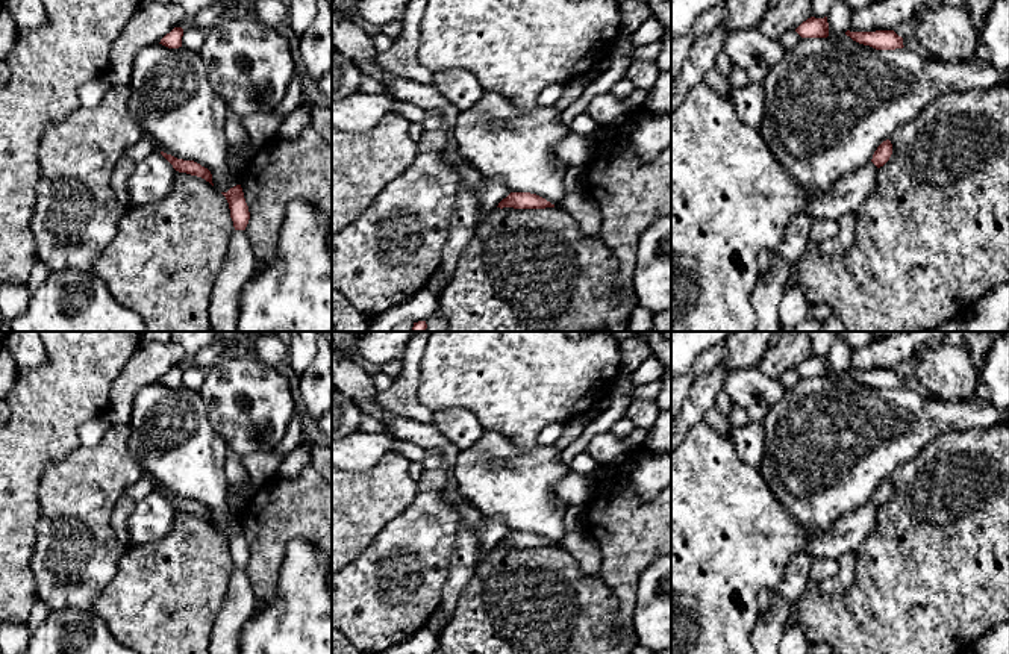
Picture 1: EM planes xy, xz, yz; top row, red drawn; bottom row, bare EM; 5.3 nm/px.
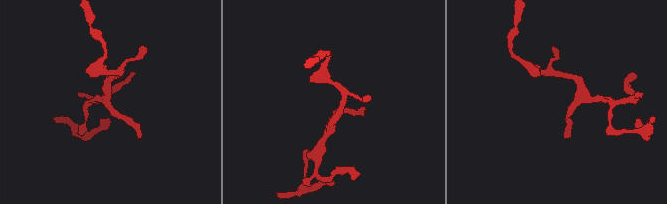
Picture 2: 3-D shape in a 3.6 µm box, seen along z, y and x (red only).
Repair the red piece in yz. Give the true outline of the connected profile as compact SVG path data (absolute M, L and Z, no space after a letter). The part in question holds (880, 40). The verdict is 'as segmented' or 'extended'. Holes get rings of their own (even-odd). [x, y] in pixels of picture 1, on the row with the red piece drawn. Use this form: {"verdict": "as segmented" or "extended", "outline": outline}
{"verdict": "as segmented", "outline": "M876 30L876 32L845 32L853 41L870 45L876 50L895 50L903 48L903 38L894 30Z"}

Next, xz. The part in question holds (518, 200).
{"verdict": "as segmented", "outline": "M511 192L506 198L503 198L498 206L503 207L514 207L514 209L545 209L545 207L554 207L550 201L545 198L530 194L530 192Z"}

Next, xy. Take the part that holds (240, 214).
{"verdict": "as segmented", "outline": "M236 185L230 188L227 192L221 194L226 197L229 203L230 218L233 221L235 230L245 230L250 220L250 212L241 185Z"}

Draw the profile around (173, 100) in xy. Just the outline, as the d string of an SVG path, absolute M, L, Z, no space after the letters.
M153 44L142 48L132 65L130 114L156 150L177 159L194 160L208 168L220 192L239 185L239 177L229 170L229 145L224 135L227 107L208 79L208 70L197 51L185 47L168 48Z

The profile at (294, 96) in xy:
M298 76L292 79L288 85L285 97L280 100L277 107L274 109L280 117L286 117L291 114L298 104L305 101L301 80Z

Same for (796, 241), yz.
M804 213L792 216L782 242L773 250L770 271L759 276L751 297L751 306L756 313L754 332L782 332L780 301L786 289L789 269L808 251L814 221Z

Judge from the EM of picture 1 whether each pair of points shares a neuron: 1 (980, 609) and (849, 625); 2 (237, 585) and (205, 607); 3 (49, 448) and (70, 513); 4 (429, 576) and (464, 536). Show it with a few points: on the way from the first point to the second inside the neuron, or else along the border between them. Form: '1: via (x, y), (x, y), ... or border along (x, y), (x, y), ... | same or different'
1: via (947, 609), (909, 612), (899, 621), (882, 621) | same
2: border along (235, 569), (223, 607), (214, 624) | different
3: border along (81, 445), (46, 467), (40, 482), (40, 495) | different
4: border along (459, 524), (446, 580) | different

